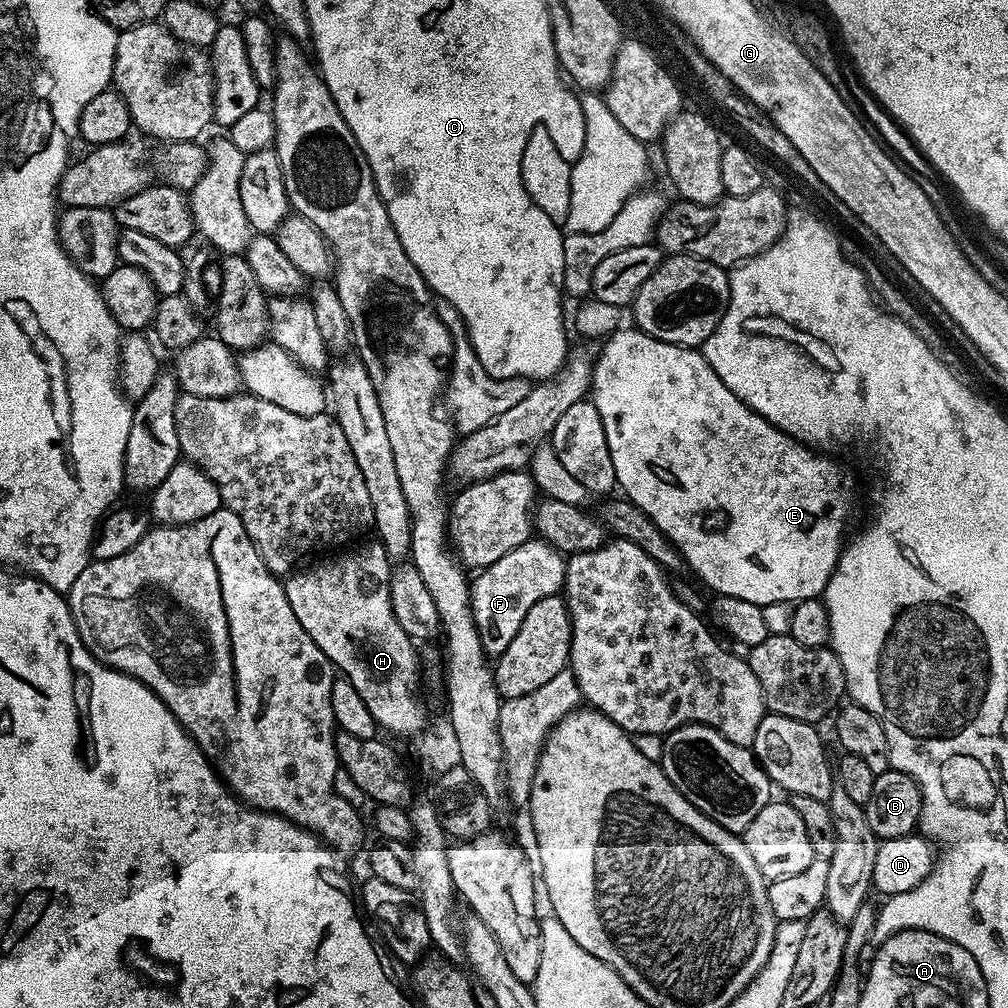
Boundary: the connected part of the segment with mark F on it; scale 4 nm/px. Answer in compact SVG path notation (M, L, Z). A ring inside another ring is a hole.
M530 538L522 546L510 550L510 554L502 554L502 558L498 558L498 562L494 562L489 568L477 571L471 577L472 613L476 619L476 629L480 631L480 641L489 657L499 658L506 646L510 646L514 634L518 634L518 626L522 626L522 618L526 618L526 610L530 610L534 602L555 596L563 589L565 563L565 557L551 544L539 538Z

